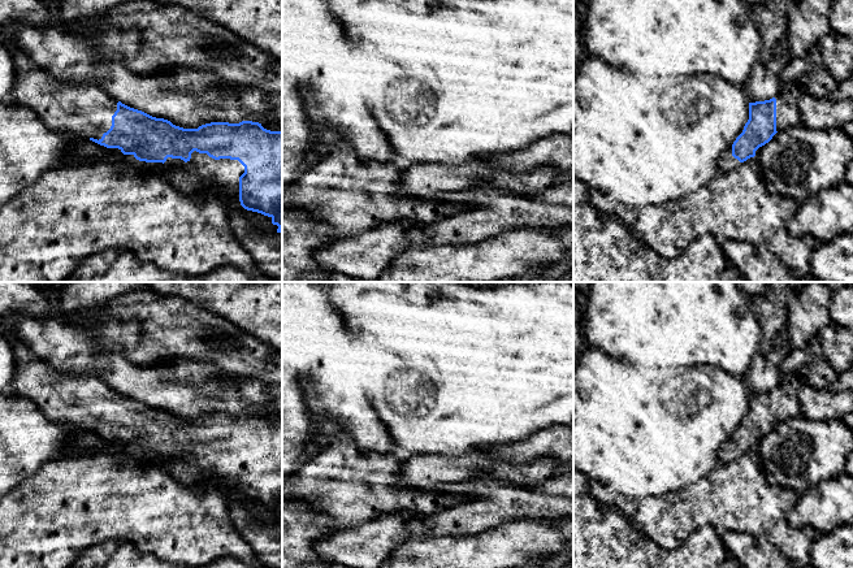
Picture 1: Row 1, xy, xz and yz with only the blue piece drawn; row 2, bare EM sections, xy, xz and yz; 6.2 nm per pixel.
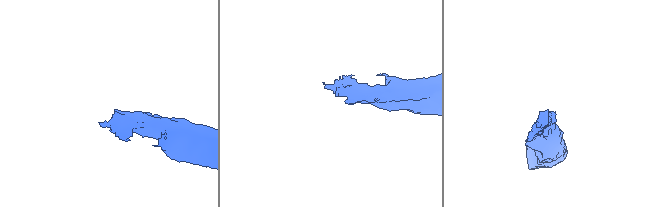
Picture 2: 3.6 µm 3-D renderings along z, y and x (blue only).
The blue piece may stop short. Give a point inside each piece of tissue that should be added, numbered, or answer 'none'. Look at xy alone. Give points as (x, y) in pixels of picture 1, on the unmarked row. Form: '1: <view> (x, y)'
1: xy (85, 402)
2: xy (224, 464)

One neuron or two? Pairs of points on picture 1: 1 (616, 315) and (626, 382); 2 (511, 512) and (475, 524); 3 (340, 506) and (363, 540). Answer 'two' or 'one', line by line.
1: two
2: one
3: two

